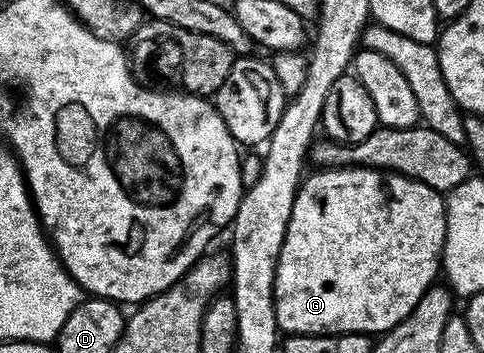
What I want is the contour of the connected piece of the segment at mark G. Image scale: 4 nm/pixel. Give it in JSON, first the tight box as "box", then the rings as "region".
{"box":[274,167,446,335],"region":[[[332,167],[318,169],[315,175],[307,174],[303,178],[294,204],[292,217],[288,221],[288,229],[284,237],[284,245],[280,249],[280,257],[276,265],[276,281],[274,282],[274,304],[276,305],[276,321],[279,332],[286,335],[328,335],[331,333],[385,333],[392,330],[420,301],[420,297],[439,278],[442,262],[442,247],[446,244],[446,200],[437,191],[420,181],[410,179],[407,175],[397,175],[395,171],[383,174],[376,167]]]}

